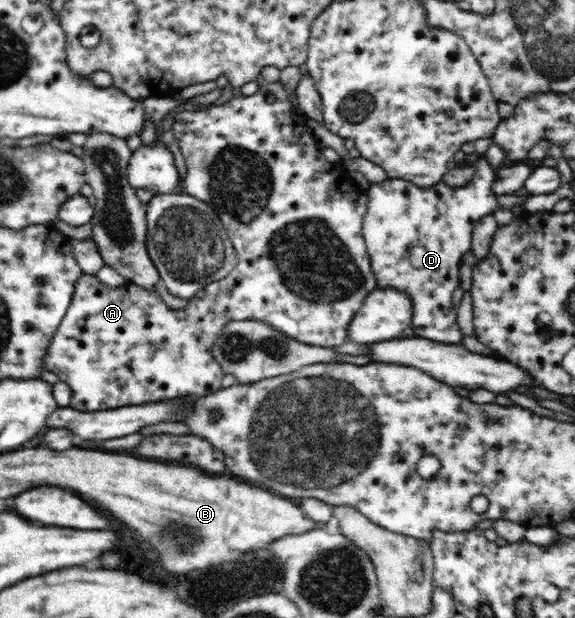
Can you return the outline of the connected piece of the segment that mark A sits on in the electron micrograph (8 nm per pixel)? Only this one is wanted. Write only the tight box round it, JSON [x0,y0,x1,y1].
[44,82,379,412]

